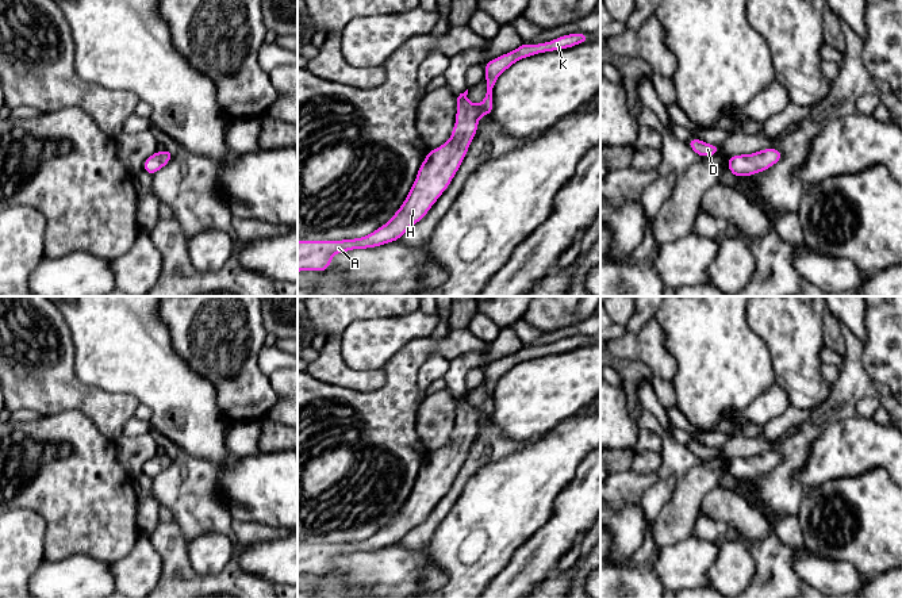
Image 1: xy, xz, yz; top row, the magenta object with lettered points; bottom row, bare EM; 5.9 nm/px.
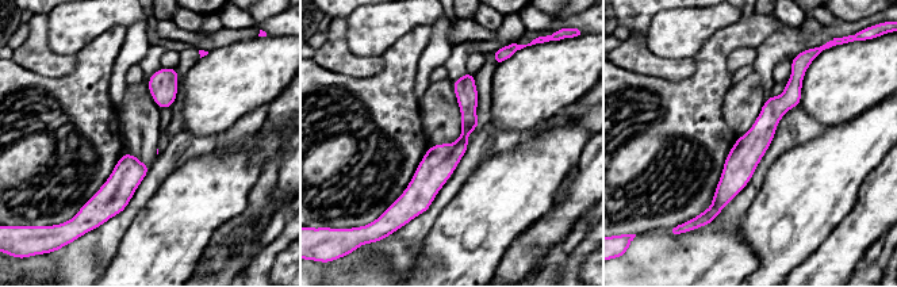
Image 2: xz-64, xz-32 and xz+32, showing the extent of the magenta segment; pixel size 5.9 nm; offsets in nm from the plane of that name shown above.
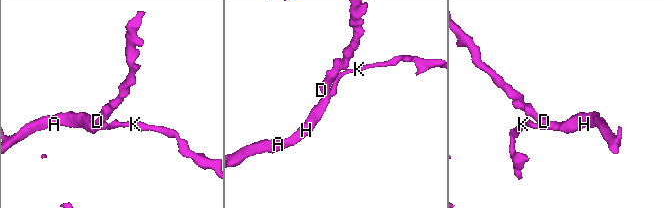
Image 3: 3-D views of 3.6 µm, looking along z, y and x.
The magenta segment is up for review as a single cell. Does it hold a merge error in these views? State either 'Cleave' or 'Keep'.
Keep

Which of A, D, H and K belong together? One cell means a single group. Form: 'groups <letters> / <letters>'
groups A D H K

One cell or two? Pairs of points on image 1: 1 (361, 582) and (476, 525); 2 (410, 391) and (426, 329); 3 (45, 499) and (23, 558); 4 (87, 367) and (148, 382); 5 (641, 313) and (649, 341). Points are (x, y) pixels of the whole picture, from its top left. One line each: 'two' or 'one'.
1: two
2: two
3: two
4: one
5: two

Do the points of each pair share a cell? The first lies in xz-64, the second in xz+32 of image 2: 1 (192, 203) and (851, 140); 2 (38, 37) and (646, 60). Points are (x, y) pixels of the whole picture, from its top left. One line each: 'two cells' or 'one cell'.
1: one cell
2: one cell

